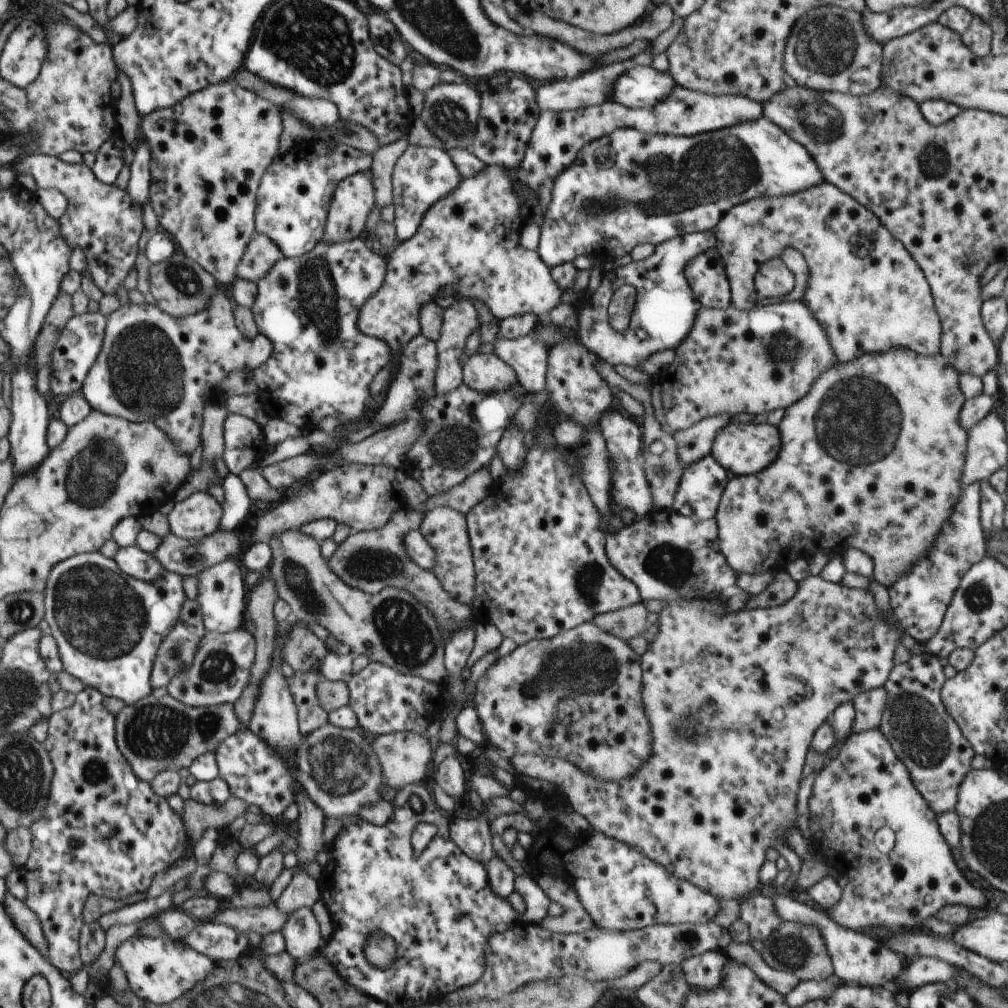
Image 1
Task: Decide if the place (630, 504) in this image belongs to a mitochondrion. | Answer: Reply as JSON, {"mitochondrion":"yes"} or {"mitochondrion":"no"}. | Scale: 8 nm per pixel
{"mitochondrion":"no"}

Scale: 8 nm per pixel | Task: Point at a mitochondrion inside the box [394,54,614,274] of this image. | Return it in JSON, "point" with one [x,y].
{"point":[450,118]}

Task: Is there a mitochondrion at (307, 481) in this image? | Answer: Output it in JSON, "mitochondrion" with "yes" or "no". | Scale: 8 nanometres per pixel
{"mitochondrion":"no"}

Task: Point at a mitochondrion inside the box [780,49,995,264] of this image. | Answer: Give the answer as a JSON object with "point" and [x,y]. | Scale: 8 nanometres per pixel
{"point":[820,118]}

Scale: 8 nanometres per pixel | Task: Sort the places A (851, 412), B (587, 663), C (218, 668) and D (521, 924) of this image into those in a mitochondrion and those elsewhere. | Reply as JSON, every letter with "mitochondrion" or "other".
{"A":"mitochondrion","B":"mitochondrion","C":"mitochondrion","D":"other"}

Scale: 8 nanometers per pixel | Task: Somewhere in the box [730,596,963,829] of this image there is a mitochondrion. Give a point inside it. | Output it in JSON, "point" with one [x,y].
{"point":[920,732]}

